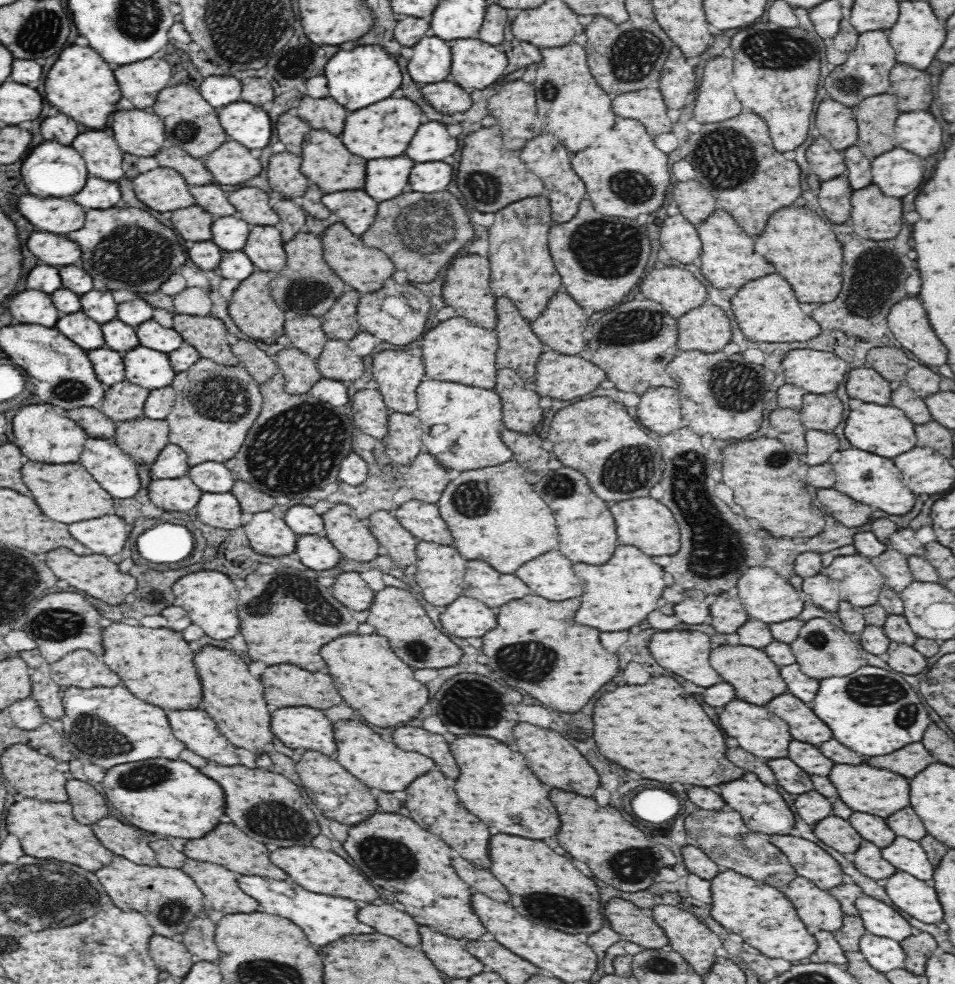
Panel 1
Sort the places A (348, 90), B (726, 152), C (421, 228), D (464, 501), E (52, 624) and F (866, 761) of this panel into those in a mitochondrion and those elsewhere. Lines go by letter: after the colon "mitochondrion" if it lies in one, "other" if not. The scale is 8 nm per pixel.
A: other
B: mitochondrion
C: mitochondrion
D: mitochondrion
E: mitochondrion
F: other

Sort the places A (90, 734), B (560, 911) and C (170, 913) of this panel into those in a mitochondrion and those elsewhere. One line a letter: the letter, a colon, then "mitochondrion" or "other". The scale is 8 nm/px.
A: mitochondrion
B: mitochondrion
C: mitochondrion

